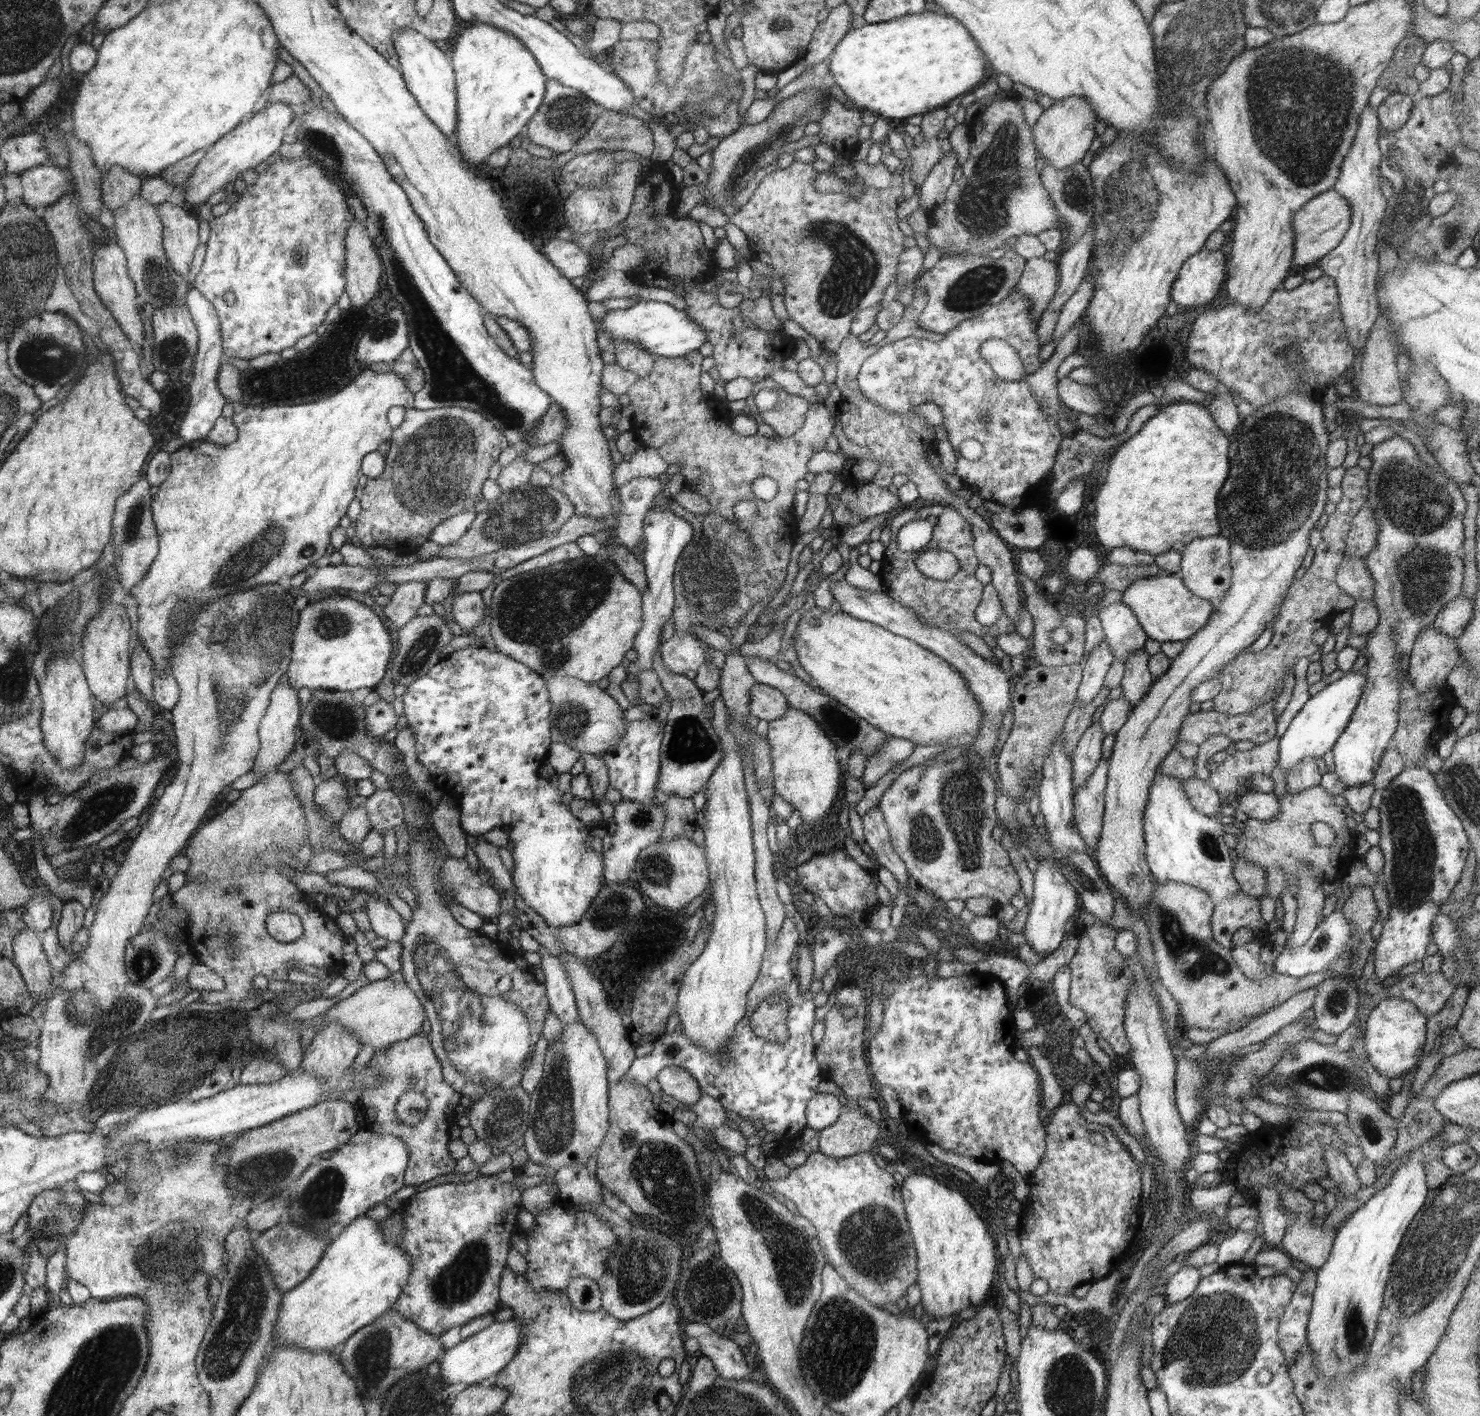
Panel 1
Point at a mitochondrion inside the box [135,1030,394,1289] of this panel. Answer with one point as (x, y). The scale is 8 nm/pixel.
(317, 1202)

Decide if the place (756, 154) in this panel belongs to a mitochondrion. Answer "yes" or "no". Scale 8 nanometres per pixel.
yes

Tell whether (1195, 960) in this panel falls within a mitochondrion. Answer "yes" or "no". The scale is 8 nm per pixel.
yes

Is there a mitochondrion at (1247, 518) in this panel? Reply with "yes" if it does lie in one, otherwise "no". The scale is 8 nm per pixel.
yes

